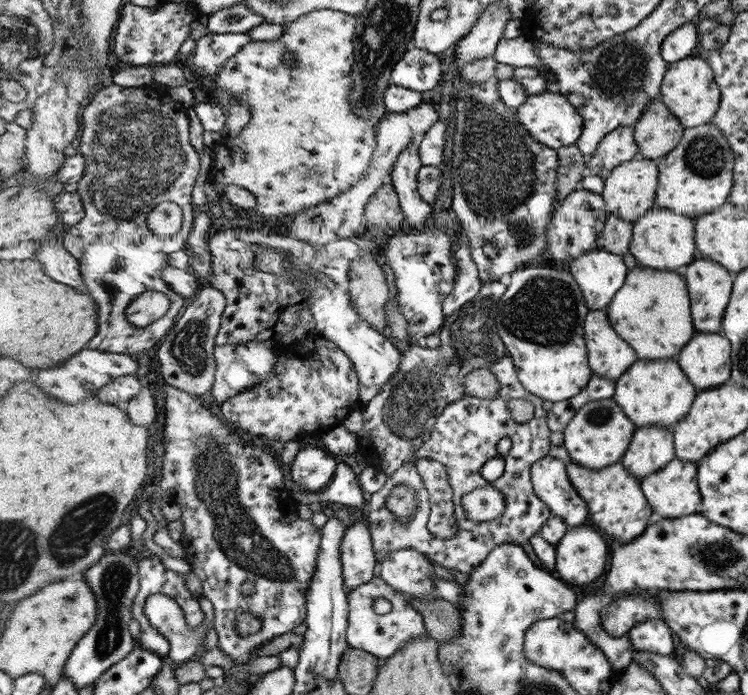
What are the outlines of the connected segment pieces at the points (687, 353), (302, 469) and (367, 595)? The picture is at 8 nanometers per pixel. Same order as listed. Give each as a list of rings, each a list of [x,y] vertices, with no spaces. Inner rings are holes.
[[[696,334],[696,340],[678,356],[680,368],[700,391],[718,388],[731,379],[731,341],[718,334]]]
[[[304,443],[291,463],[292,480],[306,492],[323,491],[332,482],[336,462],[316,443]]]
[[[379,576],[352,589],[348,592],[348,598],[350,598],[350,624],[347,628],[347,643],[352,648],[365,650],[383,661],[409,643],[410,639],[431,637],[427,634],[420,612],[406,600],[404,594],[396,592],[387,581]],[[380,597],[391,603],[390,612],[377,614],[374,611],[374,601]]]

